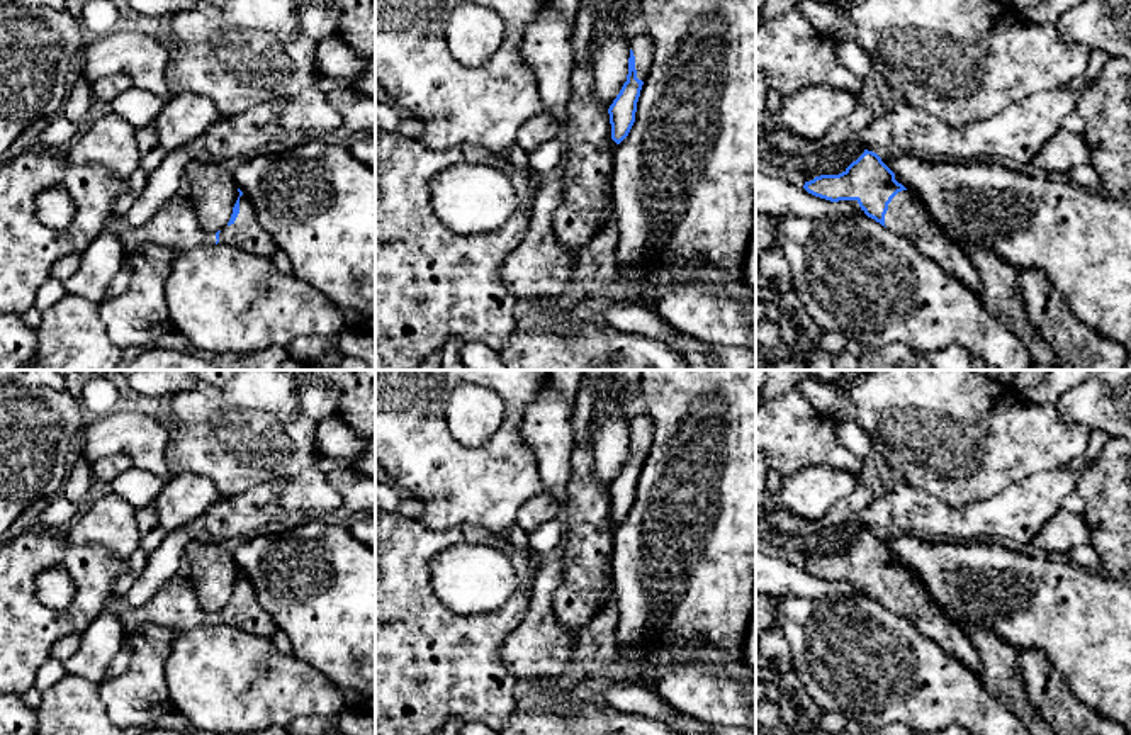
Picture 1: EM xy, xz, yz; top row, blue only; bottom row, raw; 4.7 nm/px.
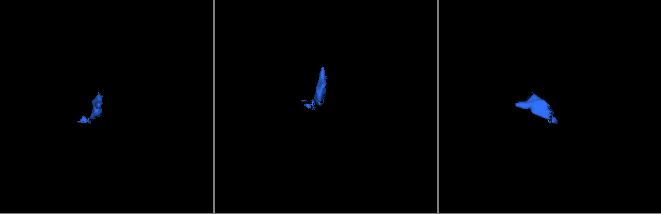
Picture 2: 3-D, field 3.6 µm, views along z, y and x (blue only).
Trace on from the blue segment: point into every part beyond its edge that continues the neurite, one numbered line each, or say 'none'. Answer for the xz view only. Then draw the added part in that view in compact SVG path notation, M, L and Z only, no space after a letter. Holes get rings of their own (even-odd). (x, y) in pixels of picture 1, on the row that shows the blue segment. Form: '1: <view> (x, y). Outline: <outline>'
1: xz (641, 44). Outline: M644 32L632 37L630 49L633 51L635 56L637 78L644 81L647 78L654 56L654 46L649 34Z

